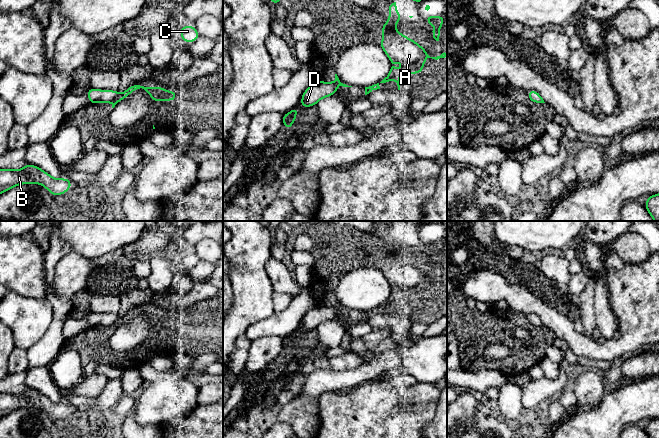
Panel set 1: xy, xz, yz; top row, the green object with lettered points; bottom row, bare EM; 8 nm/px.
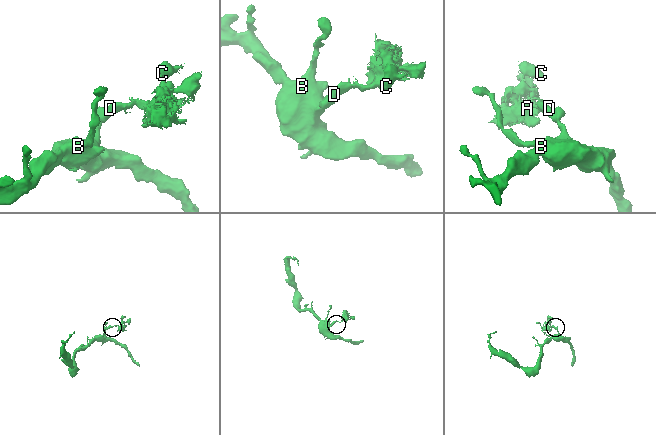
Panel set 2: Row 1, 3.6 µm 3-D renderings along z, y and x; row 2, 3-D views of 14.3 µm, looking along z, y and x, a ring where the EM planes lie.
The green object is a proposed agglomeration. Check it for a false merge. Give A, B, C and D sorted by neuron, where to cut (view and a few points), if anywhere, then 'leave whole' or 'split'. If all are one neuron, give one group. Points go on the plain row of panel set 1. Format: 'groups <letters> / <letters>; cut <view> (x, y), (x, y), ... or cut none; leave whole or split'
groups A C / B D; cut xy (119, 318), (110, 325); split

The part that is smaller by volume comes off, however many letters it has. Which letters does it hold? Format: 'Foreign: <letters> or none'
Foreign: A, C

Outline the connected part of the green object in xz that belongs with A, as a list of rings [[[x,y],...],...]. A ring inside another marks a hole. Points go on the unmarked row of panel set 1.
[[[396,226],[392,227],[389,230],[388,246],[382,248],[383,263],[378,269],[384,274],[390,284],[390,296],[380,307],[394,304],[397,307],[398,314],[400,314],[399,300],[401,298],[420,298],[424,292],[424,285],[426,283],[432,282],[438,284],[447,281],[445,276],[440,280],[430,281],[427,275],[417,266],[407,262],[404,258],[400,258],[394,250],[402,242],[403,240],[397,237]],[[394,284],[403,288],[400,294],[394,293]]]

